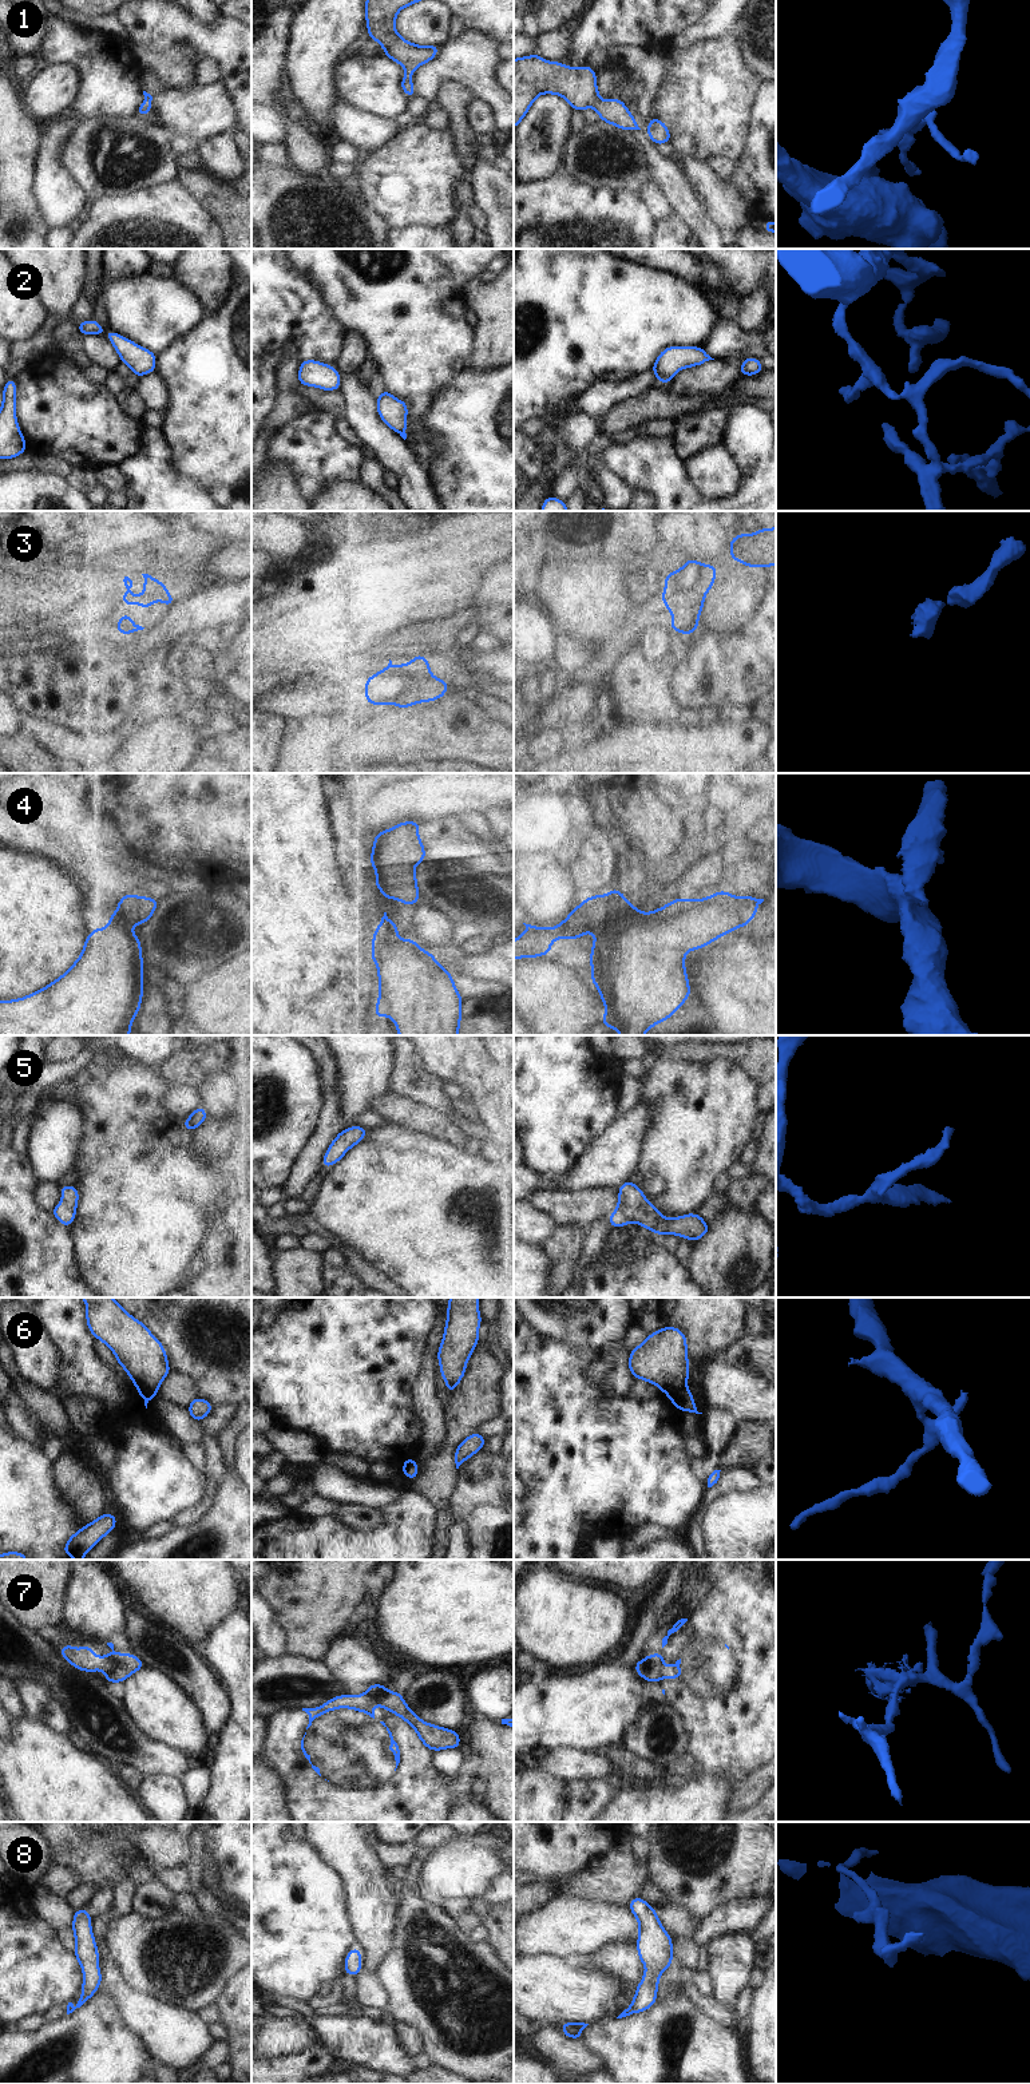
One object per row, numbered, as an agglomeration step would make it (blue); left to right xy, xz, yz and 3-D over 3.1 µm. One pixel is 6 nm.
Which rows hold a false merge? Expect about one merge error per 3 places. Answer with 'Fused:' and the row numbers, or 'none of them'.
Fused: 4, 6, 7

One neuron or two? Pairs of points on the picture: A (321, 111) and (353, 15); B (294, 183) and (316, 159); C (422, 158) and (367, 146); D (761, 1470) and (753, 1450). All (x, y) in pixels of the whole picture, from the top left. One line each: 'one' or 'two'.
A: one
B: two
C: two
D: two

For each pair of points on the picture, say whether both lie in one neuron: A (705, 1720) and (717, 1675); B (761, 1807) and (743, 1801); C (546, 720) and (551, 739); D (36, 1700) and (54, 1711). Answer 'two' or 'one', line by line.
A: one
B: two
C: two
D: one

